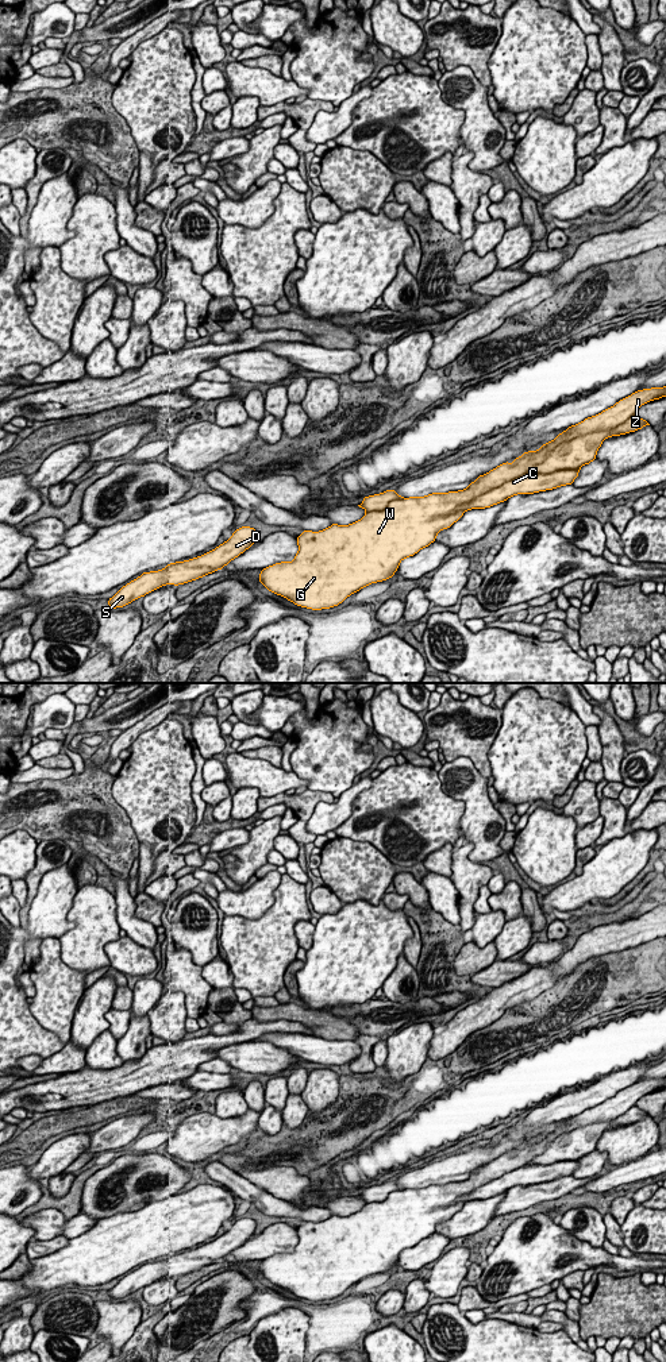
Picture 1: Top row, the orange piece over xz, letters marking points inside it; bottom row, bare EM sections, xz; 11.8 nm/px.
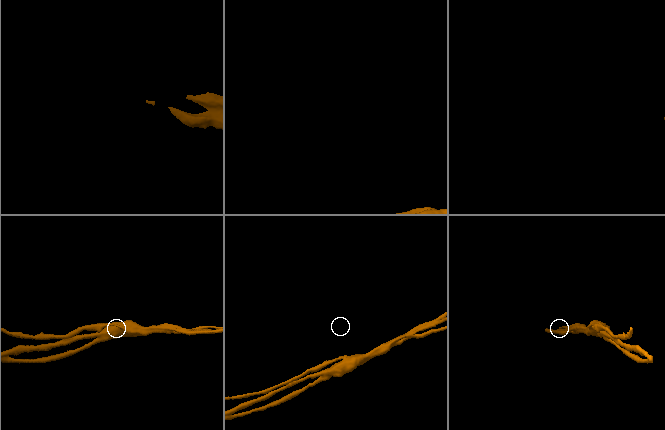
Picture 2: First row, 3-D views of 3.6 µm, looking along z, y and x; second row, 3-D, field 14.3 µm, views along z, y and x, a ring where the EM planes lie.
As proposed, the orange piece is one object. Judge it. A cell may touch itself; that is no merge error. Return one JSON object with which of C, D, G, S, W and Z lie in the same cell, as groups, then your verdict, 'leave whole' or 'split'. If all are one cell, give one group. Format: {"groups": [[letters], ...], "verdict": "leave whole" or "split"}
{"groups": [["C", "G", "W", "Z"], ["D", "S"]], "verdict": "split"}

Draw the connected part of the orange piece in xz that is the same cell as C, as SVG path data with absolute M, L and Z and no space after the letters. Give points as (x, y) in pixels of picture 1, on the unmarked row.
M666 1077L638 1081L601 1104L569 1118L538 1142L524 1143L512 1154L505 1153L480 1166L465 1181L393 1191L384 1201L366 1203L361 1211L350 1216L332 1215L319 1223L304 1222L297 1227L299 1243L294 1251L263 1259L258 1270L269 1282L297 1297L312 1301L338 1297L362 1278L392 1269L403 1250L413 1247L434 1234L436 1226L457 1214L466 1201L490 1199L516 1185L534 1185L573 1176L580 1160L558 1161L550 1165L528 1165L527 1162L543 1153L557 1137L580 1127L612 1120L634 1107L642 1096L662 1088L666 1088Z

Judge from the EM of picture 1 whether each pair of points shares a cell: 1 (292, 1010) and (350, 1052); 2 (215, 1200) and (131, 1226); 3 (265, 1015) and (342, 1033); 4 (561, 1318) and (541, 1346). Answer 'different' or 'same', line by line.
1: different
2: same
3: same
4: different

